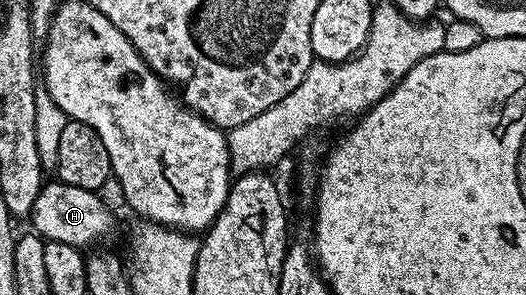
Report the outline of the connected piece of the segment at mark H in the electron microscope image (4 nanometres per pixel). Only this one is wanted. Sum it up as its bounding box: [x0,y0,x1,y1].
[31,179,113,250]

